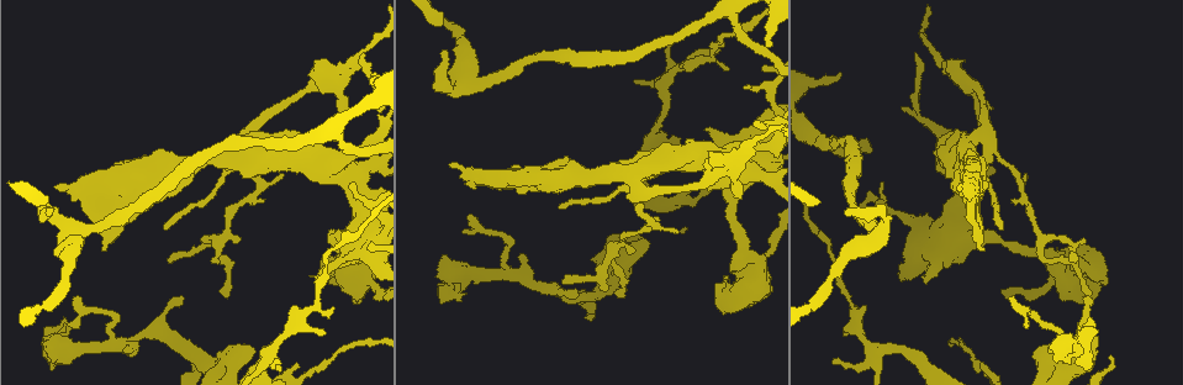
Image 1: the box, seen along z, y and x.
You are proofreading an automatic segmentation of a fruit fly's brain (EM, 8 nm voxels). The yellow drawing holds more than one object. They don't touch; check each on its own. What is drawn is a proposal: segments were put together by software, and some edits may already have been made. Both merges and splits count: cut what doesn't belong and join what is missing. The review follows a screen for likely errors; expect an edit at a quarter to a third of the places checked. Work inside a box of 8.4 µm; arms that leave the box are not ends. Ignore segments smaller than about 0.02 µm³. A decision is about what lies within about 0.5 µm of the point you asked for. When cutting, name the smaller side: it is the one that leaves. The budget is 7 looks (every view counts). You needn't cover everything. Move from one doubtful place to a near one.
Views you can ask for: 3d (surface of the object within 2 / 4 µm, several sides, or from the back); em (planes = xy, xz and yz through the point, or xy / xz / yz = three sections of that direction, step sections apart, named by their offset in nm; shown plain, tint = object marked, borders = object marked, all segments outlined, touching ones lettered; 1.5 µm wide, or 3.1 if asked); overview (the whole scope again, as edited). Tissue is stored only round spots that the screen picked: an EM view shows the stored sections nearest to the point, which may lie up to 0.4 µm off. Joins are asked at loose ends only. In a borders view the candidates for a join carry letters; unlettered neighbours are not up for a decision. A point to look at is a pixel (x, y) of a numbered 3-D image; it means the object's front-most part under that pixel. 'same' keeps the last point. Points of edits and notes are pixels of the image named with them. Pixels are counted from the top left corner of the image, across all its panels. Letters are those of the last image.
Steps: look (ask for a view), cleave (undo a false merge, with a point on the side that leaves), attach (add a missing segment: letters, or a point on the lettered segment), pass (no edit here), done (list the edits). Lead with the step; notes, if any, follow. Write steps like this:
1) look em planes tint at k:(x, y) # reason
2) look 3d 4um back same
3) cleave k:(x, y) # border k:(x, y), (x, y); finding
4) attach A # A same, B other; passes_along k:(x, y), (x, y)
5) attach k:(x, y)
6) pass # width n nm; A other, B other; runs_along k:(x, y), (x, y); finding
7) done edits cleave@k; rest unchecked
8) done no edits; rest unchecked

look em planes plain at 1:(1086, 323) # free end

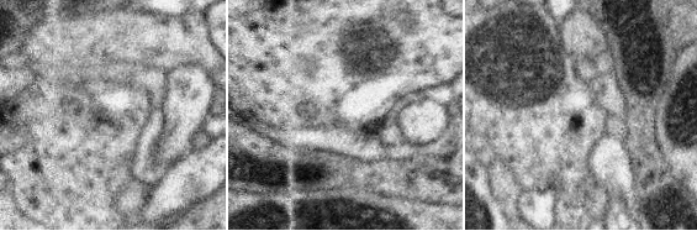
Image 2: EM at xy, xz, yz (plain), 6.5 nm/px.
look em planes borders same # see the neighbours

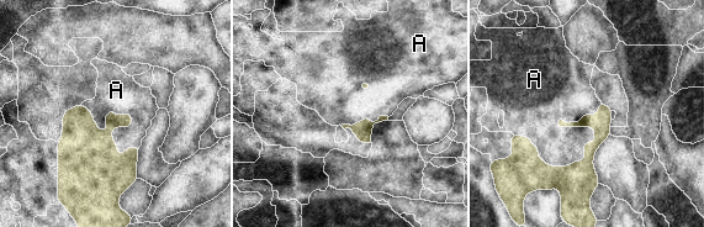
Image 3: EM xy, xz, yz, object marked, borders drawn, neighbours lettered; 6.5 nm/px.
pass # A other; runs_along 3:(602, 107), (589, 158), (568, 169); no lettered segment goes on from it

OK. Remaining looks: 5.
look em planes borders at 1:(251, 349) # branch stops here

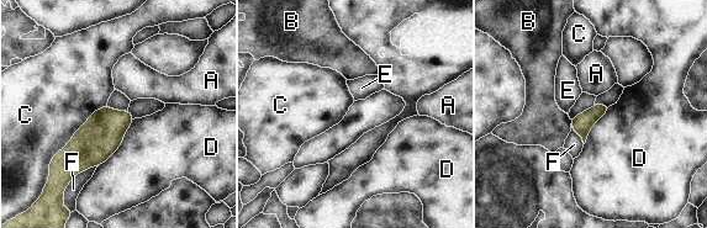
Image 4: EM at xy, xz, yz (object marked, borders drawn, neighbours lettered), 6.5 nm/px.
pass # A other, B other, C other, D other, E other, F other; border 4:(135, 118), (121, 144), (99, 165); none of them fits

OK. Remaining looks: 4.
look 3d 4um at 1:(705, 129) # free end

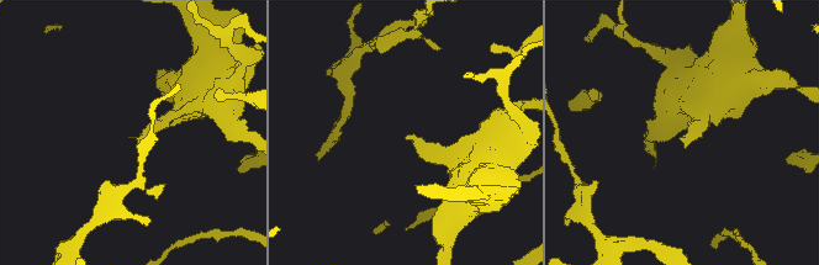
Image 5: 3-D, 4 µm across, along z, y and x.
look em 3.1um xy step 16 borders at 5:(406, 136)

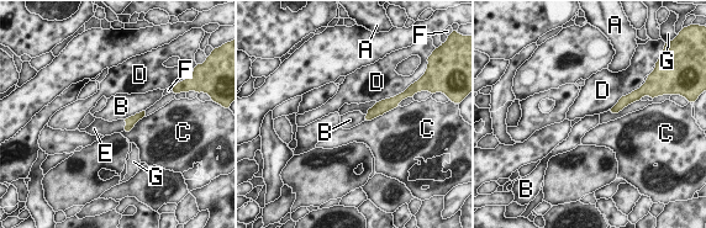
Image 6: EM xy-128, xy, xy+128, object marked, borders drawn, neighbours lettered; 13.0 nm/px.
look em 3.1um planes borders same

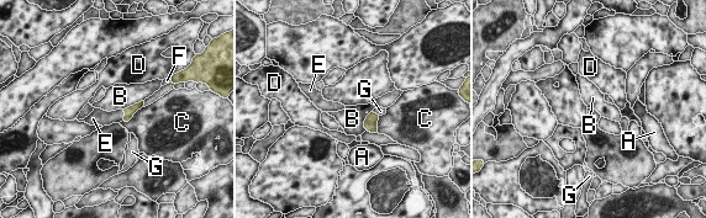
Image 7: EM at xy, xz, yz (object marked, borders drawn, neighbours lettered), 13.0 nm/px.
attach E # A other, B other, C other, D other, E same, F other, G other; passes_along 7:(130, 111), (125, 115), (106, 118); it goes on there

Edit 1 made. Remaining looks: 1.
done edits attach@7; rest unchecked

